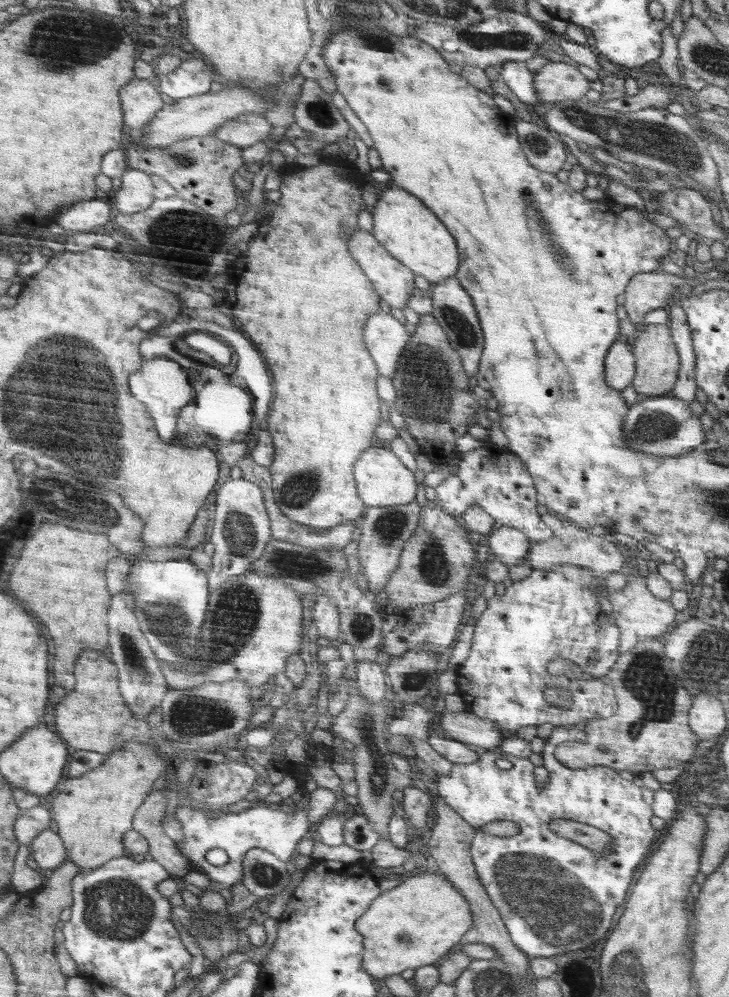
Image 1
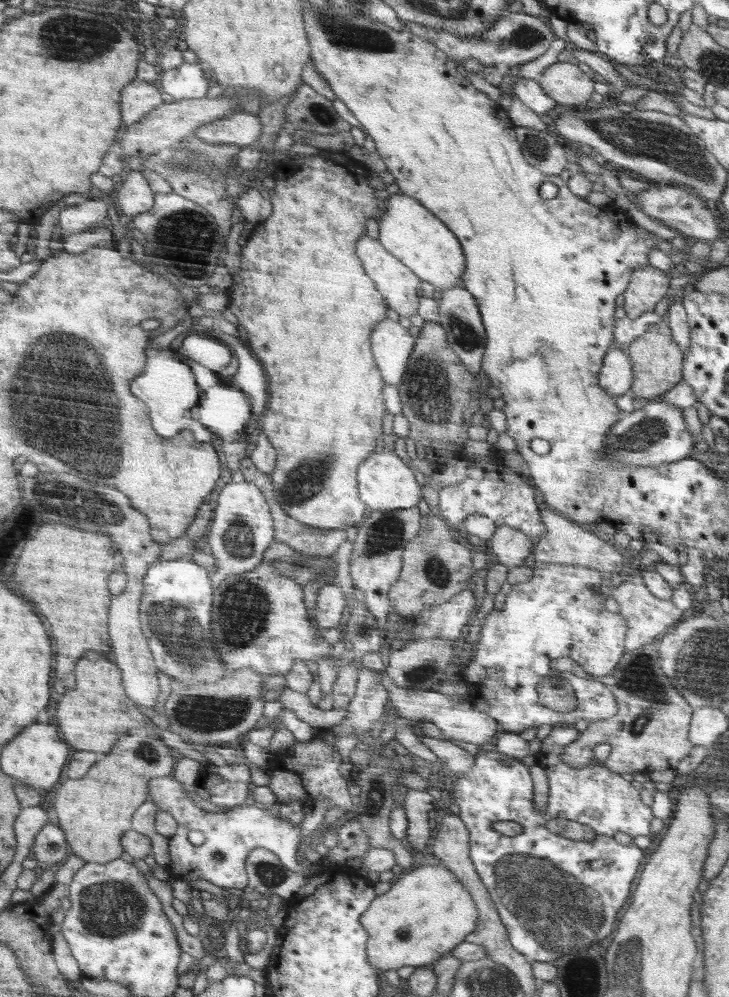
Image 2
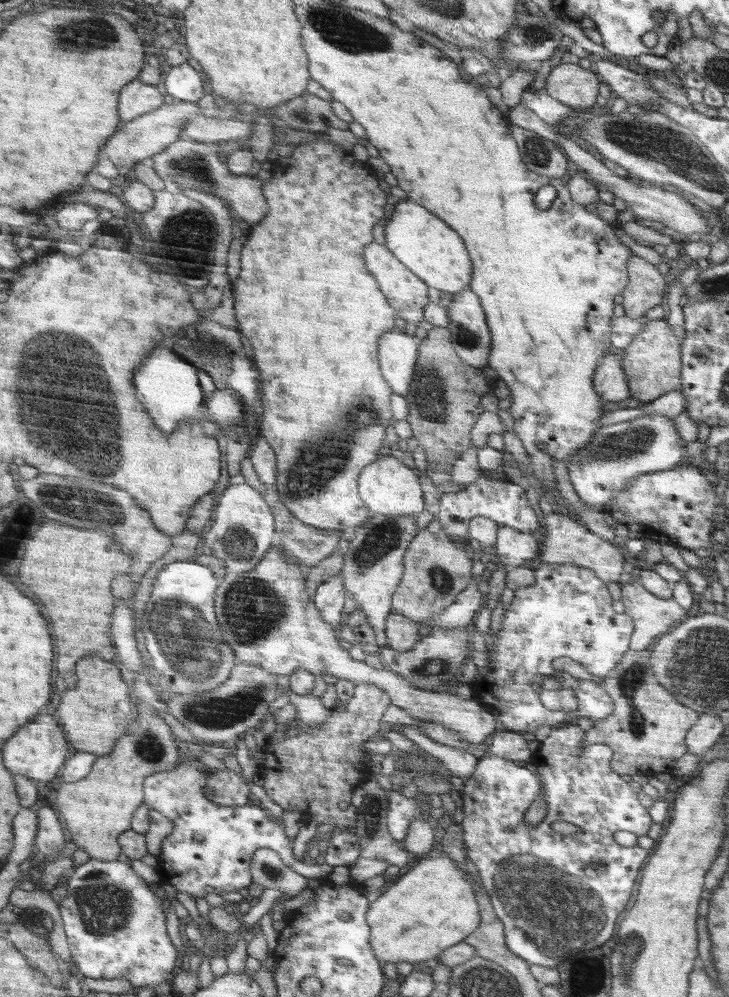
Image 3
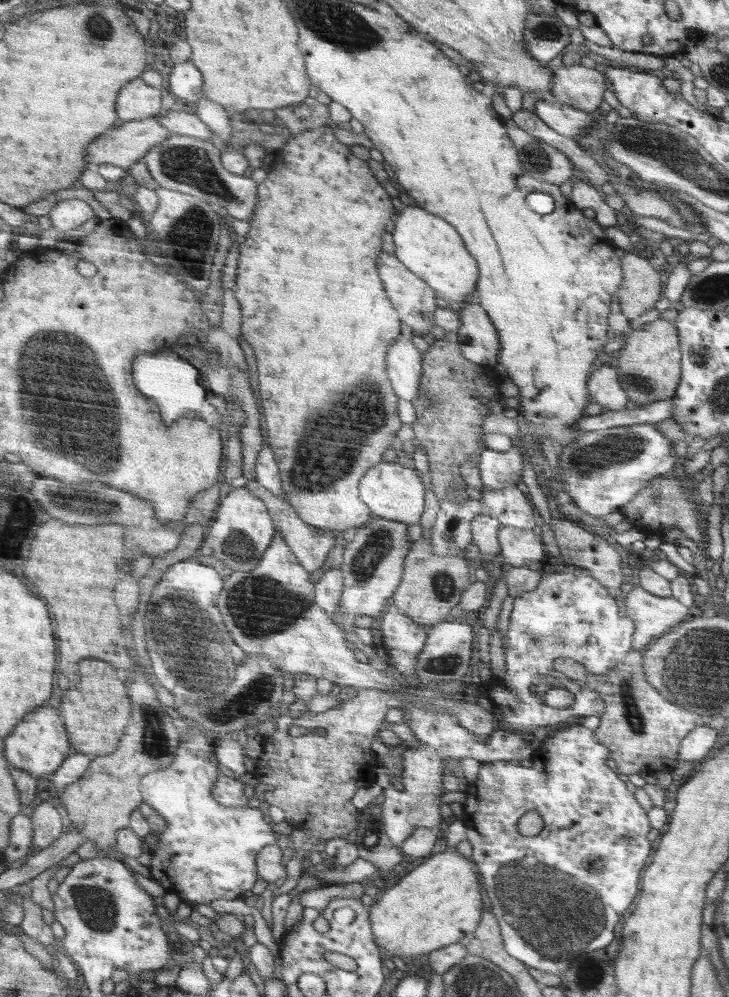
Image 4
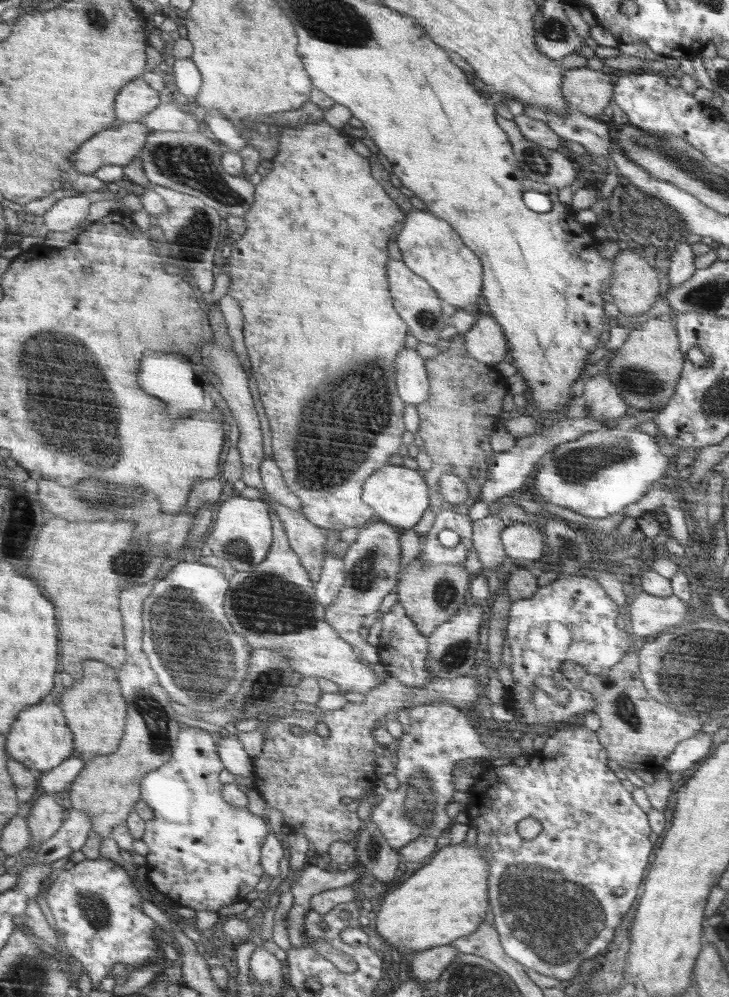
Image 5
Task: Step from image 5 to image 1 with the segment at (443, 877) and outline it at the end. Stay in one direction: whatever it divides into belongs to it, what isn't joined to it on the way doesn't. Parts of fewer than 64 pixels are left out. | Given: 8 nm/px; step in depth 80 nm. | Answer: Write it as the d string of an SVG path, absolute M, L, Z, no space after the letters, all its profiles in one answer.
M442 871L405 876L400 885L375 898L357 921L356 928L363 935L364 969L382 981L408 968L437 964L458 948L473 921L469 902Z

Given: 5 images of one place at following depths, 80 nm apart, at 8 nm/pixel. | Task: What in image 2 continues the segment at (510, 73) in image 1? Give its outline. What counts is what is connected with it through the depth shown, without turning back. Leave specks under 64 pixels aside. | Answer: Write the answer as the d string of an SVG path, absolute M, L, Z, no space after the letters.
M514 77L514 95L520 98L525 106L528 106L538 117L543 117L559 104L548 97L543 88L539 86L537 80L524 79L524 77Z

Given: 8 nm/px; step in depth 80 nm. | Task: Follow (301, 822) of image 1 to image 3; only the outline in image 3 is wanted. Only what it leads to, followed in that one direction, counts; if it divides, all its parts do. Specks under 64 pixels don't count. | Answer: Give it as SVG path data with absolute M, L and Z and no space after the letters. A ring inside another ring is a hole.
M184 748L180 766L153 774L143 782L145 803L174 823L172 832L162 842L155 866L165 887L174 892L186 892L195 899L204 898L210 891L220 894L247 888L252 884L250 858L258 848L275 850L286 866L308 879L323 877L326 869L294 860L292 846L284 834L285 828L264 818L262 808L258 810L258 803L220 806L206 798L202 790L204 781L208 781L209 771L204 763ZM194 834L200 834L202 840L196 842ZM242 874L246 882L242 880Z

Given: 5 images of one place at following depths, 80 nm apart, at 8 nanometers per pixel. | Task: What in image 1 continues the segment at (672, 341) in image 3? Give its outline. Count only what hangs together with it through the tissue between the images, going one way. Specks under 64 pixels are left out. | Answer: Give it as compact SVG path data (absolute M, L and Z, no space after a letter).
M649 324L636 337L636 342L631 346L635 356L635 375L630 385L643 398L666 395L676 384L680 370L677 346L674 346L670 338L668 324Z

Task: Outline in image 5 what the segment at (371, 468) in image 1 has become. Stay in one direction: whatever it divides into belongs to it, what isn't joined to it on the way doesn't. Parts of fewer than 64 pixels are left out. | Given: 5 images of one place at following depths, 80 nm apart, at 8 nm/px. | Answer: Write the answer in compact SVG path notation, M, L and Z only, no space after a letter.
M404 465L383 466L365 482L363 501L375 510L375 518L394 527L413 528L428 508L428 488L422 476Z

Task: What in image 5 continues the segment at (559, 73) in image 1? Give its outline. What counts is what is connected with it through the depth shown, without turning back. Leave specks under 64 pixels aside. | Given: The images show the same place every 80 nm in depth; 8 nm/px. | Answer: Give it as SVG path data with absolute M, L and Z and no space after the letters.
M588 67L563 72L562 94L569 109L596 117L610 104L612 86L608 74L594 72Z

